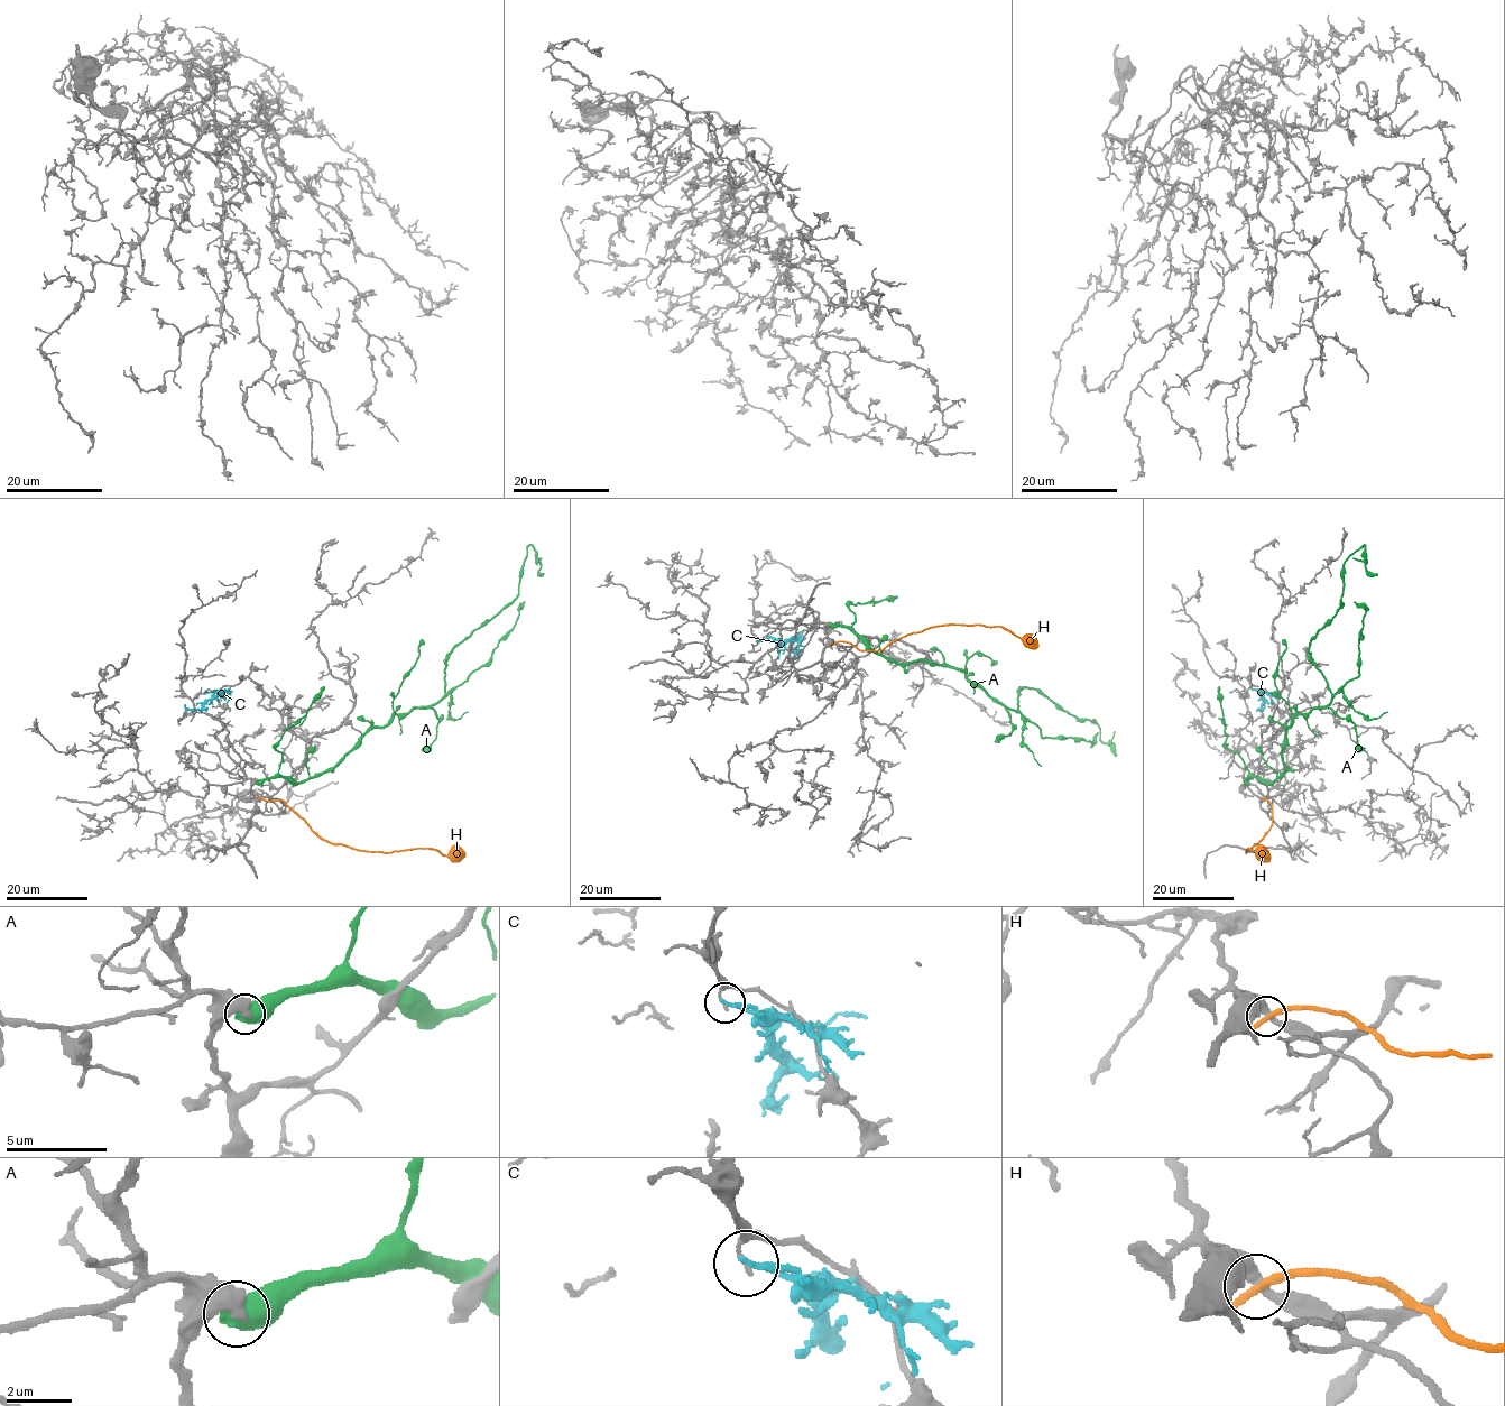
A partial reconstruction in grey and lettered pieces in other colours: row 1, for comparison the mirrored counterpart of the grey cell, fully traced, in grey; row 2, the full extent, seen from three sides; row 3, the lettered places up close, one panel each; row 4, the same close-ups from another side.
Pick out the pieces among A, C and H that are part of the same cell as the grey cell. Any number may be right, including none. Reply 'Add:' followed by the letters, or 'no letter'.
Add: no letter

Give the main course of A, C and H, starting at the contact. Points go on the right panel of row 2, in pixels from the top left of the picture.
A: (1245, 783), (1280, 775), (1292, 720), (1330, 702), (1309, 643), (1336, 614), (1345, 562), (1365, 546), (1377, 575)
C: (1252, 688), (1264, 700), (1259, 709), (1263, 704)
H: (1264, 797), (1263, 801), (1272, 805), (1272, 825), (1246, 852), (1248, 849), (1259, 856), (1268, 854)

